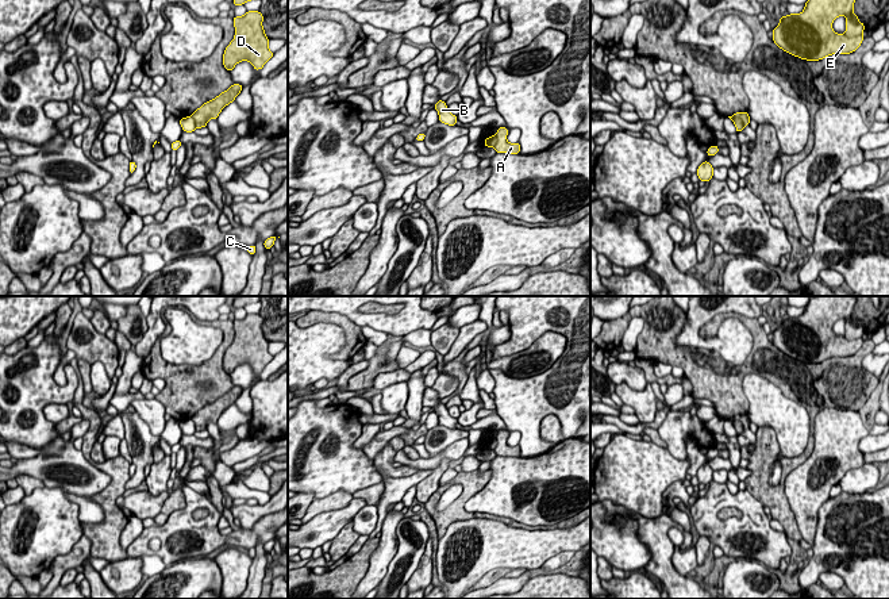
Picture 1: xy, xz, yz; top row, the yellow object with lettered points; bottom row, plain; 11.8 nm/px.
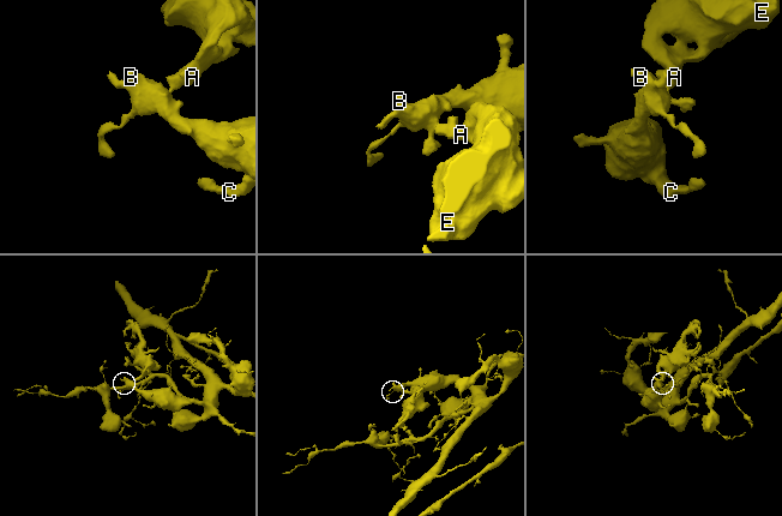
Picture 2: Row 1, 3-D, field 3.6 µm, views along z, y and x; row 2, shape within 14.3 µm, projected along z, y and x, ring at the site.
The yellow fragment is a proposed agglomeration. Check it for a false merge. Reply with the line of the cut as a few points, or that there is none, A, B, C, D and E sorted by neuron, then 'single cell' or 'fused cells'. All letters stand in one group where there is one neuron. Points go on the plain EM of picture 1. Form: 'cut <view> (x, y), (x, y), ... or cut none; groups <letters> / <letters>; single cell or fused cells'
cut xy (191, 418), (196, 430); groups A D E / B C; fused cells

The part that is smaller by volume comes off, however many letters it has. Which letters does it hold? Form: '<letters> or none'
A, D, E

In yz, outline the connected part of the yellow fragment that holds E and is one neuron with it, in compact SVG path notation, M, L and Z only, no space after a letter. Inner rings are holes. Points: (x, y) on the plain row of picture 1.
M812 296L800 316L789 316L780 320L780 327L773 331L773 343L784 354L807 364L819 364L832 357L850 357L855 354L863 343L865 327L854 316L855 296ZM838 319L846 319L846 335L836 337L832 326Z

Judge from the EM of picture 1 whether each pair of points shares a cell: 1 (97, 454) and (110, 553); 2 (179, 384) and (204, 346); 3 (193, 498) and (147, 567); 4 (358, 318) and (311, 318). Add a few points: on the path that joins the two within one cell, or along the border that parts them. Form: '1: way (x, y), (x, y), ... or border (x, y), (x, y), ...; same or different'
1: border (104, 460), (95, 463); different
2: border (219, 346), (199, 364), (169, 364), (161, 357); different
3: border (157, 555), (166, 564); different
4: border (318, 310), (343, 314), (360, 327); different

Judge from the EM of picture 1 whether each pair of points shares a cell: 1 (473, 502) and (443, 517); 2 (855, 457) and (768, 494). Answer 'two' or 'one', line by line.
1: two
2: two

